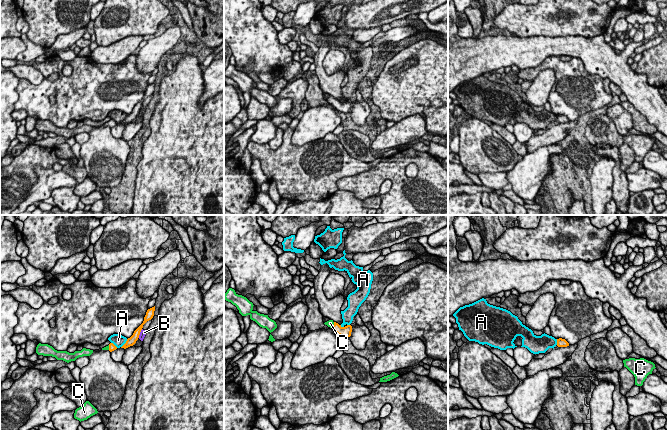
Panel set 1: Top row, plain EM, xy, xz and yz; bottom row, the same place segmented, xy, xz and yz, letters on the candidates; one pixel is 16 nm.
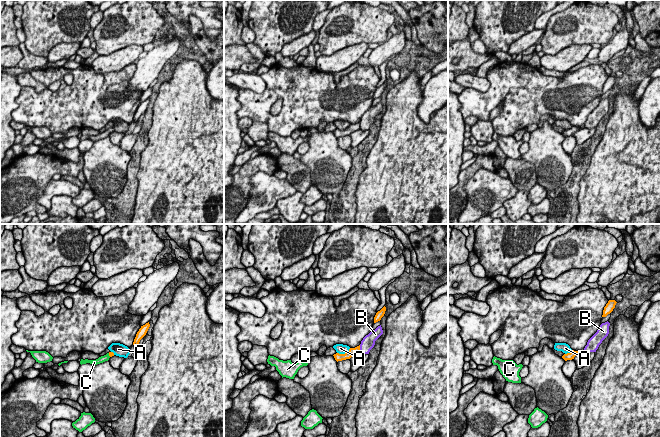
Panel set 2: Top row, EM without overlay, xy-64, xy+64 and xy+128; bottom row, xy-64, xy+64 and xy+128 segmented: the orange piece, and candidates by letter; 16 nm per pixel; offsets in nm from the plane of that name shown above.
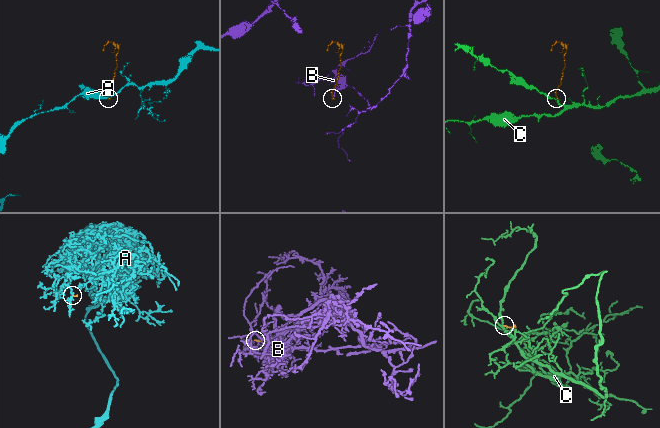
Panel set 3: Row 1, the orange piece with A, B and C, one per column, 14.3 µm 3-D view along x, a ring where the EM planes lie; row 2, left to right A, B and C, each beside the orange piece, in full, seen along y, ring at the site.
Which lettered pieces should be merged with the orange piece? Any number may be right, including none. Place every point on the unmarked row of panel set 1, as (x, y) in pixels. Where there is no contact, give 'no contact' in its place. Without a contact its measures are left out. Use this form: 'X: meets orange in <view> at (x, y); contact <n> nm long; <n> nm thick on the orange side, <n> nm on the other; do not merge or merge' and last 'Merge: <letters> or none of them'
A: meets orange in xy at (125, 119); contact 180 nm long; 140 nm thick on the orange side, 190 nm on the other; do not merge
B: meets orange in xy at (139, 109); contact 160 nm long; 140 nm thick on the orange side, 100 nm on the other; do not merge
C: meets orange in xz at (333, 101); contact 120 nm long; 160 nm thick on the orange side, 120 nm on the other; merge
Merge: C

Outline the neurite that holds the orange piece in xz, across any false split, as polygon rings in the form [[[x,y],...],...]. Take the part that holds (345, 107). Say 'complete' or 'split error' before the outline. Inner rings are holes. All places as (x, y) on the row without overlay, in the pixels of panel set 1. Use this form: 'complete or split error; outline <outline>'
split error; outline [[[329,96],[329,97],[325,98],[324,100],[327,101],[328,103],[332,104],[334,106],[334,108],[340,112],[343,112],[345,114],[351,112],[351,108],[352,108],[351,101],[342,103],[338,99],[334,98],[333,96]]]

